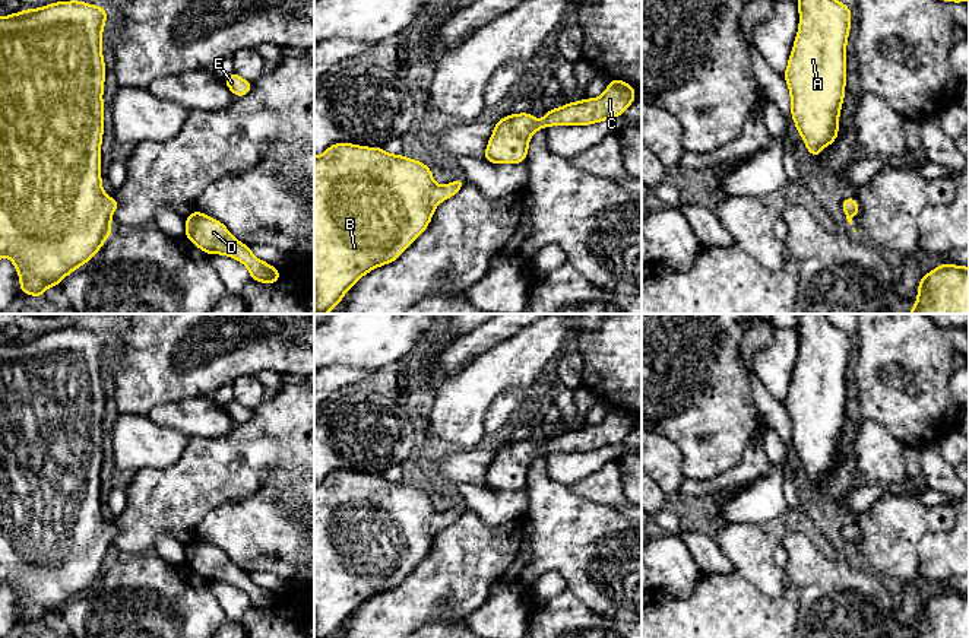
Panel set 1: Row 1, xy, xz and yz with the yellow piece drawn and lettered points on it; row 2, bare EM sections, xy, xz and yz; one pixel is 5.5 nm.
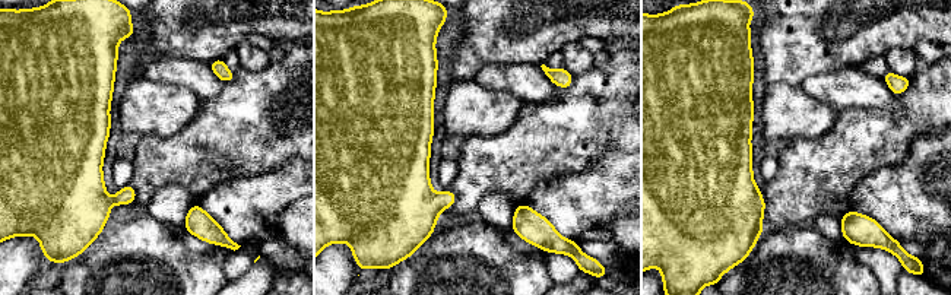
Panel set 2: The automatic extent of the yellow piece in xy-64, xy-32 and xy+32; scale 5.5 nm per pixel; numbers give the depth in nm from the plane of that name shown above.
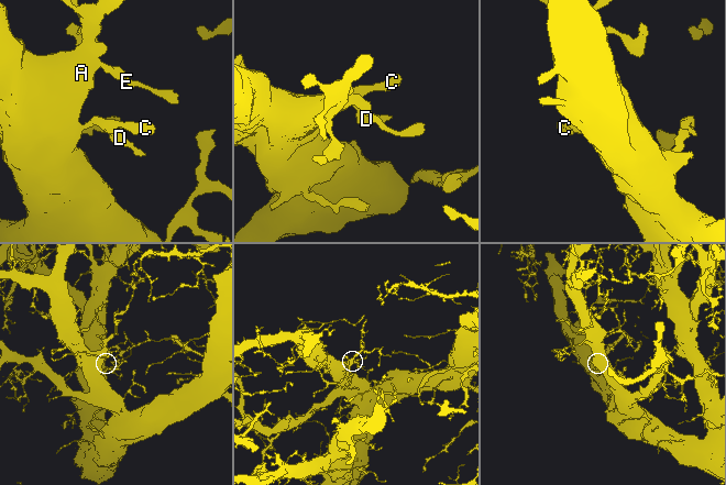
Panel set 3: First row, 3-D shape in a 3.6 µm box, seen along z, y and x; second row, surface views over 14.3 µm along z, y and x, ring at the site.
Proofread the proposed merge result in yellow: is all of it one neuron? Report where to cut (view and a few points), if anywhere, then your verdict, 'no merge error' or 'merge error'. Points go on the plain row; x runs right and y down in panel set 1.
no cut; no merge error

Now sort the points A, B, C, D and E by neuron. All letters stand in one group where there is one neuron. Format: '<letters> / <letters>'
A B C D E

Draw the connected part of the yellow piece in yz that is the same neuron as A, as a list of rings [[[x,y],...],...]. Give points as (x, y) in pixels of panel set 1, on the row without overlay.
[[[799,314],[799,356],[783,401],[791,418],[791,439],[807,477],[817,485],[837,464],[839,438],[846,409],[846,368],[851,336],[835,327],[827,314]]]

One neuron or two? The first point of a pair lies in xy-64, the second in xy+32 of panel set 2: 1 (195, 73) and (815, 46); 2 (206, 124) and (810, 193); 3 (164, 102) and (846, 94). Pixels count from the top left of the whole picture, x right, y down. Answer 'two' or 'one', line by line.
1: two
2: one
3: two

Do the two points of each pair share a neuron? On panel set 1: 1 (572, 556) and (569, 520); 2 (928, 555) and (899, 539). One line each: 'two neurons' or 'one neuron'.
1: one neuron
2: two neurons

